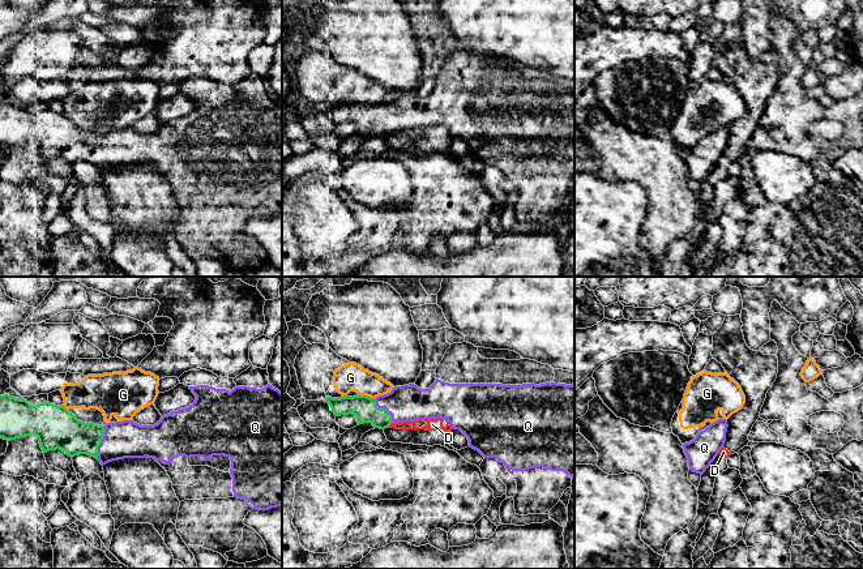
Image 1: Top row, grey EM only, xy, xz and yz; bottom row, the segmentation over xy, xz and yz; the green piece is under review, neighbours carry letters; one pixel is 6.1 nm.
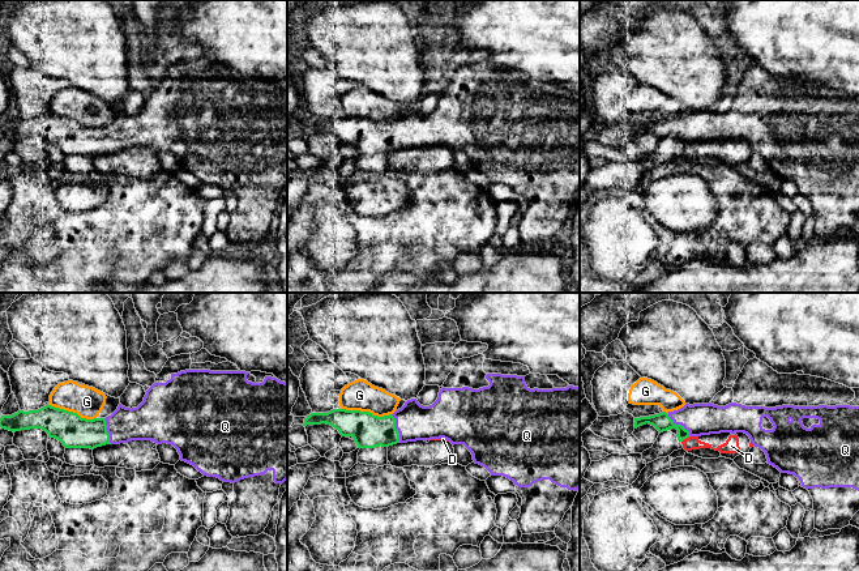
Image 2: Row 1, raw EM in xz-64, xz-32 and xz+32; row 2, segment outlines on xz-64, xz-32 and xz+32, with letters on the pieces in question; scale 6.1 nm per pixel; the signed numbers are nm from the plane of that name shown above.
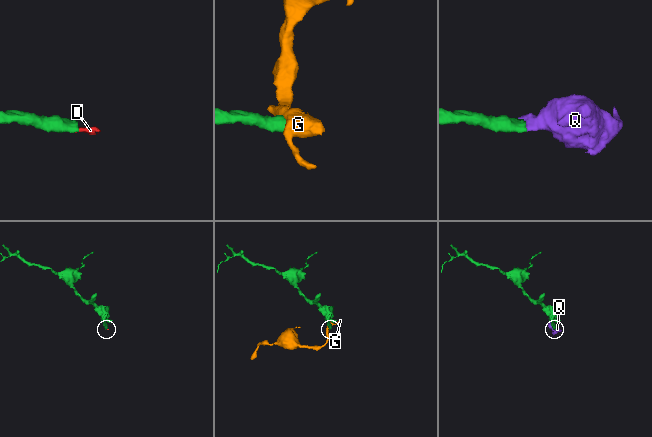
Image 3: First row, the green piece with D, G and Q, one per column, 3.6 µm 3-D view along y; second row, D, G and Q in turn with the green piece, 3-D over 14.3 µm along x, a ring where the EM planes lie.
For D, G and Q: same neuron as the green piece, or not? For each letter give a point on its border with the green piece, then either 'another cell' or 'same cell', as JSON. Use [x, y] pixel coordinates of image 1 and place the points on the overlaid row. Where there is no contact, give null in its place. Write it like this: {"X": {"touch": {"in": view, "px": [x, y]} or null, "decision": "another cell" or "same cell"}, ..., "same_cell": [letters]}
{"D": {"touch": {"in": "xz", "px": [389, 424]}, "decision": "another cell"}, "G": {"touch": {"in": "xz", "px": [366, 396]}, "decision": "another cell"}, "Q": {"touch": {"in": "xy", "px": [99, 443]}, "decision": "same cell"}, "same_cell": ["Q"]}

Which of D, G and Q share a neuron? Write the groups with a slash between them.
D / G / Q

